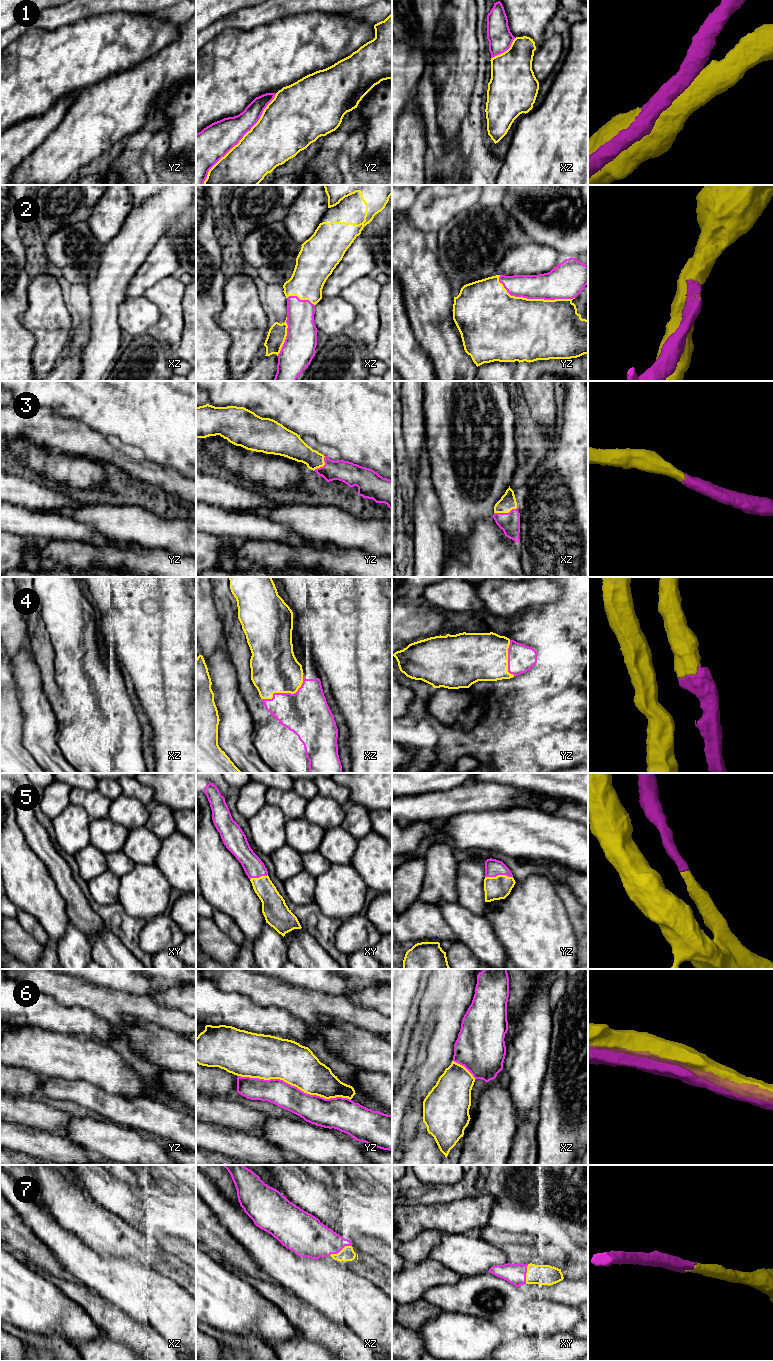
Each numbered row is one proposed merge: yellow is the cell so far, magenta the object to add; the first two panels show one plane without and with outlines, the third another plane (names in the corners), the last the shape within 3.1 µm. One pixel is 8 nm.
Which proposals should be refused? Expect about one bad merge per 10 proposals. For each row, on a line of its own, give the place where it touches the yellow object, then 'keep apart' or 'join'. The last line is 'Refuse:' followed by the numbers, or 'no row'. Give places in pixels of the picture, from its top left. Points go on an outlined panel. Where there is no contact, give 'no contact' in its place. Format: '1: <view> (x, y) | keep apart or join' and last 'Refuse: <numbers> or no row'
1: yz (241, 139) | join
2: yz (534, 299) | join
3: xz (505, 512) | join
4: xz (287, 692) | join
5: yz (498, 875) | join
6: yz (294, 1085) | join
7: xz (341, 1250) | join
Refuse: no row

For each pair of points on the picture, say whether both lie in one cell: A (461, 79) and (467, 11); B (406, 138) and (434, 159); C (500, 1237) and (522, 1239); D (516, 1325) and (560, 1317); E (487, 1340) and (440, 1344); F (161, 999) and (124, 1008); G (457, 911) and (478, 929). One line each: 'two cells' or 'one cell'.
A: one cell
B: two cells
C: one cell
D: one cell
E: one cell
F: two cells
G: one cell

